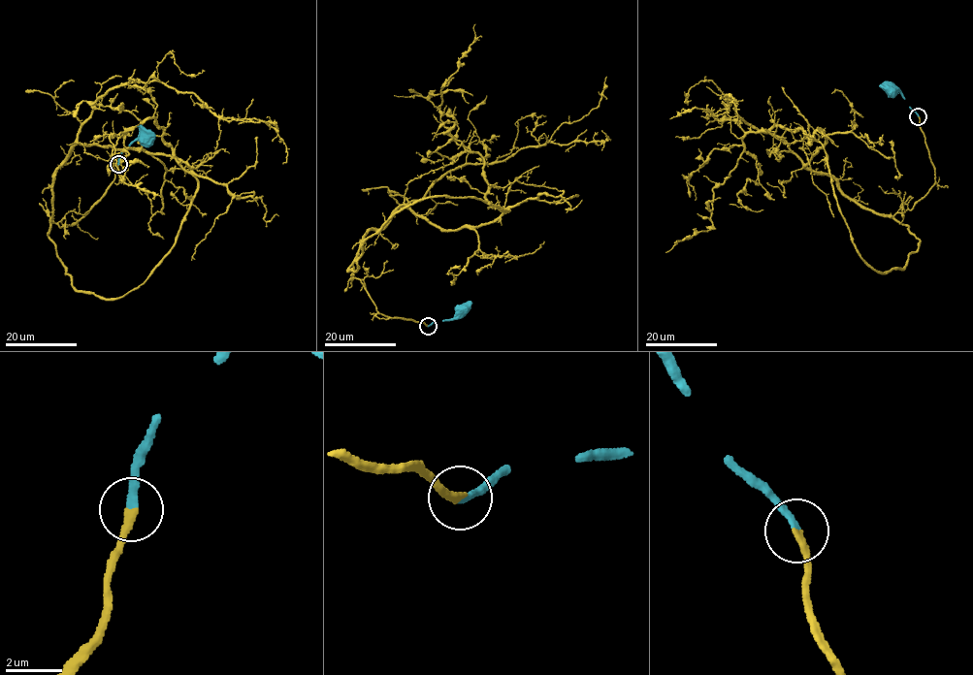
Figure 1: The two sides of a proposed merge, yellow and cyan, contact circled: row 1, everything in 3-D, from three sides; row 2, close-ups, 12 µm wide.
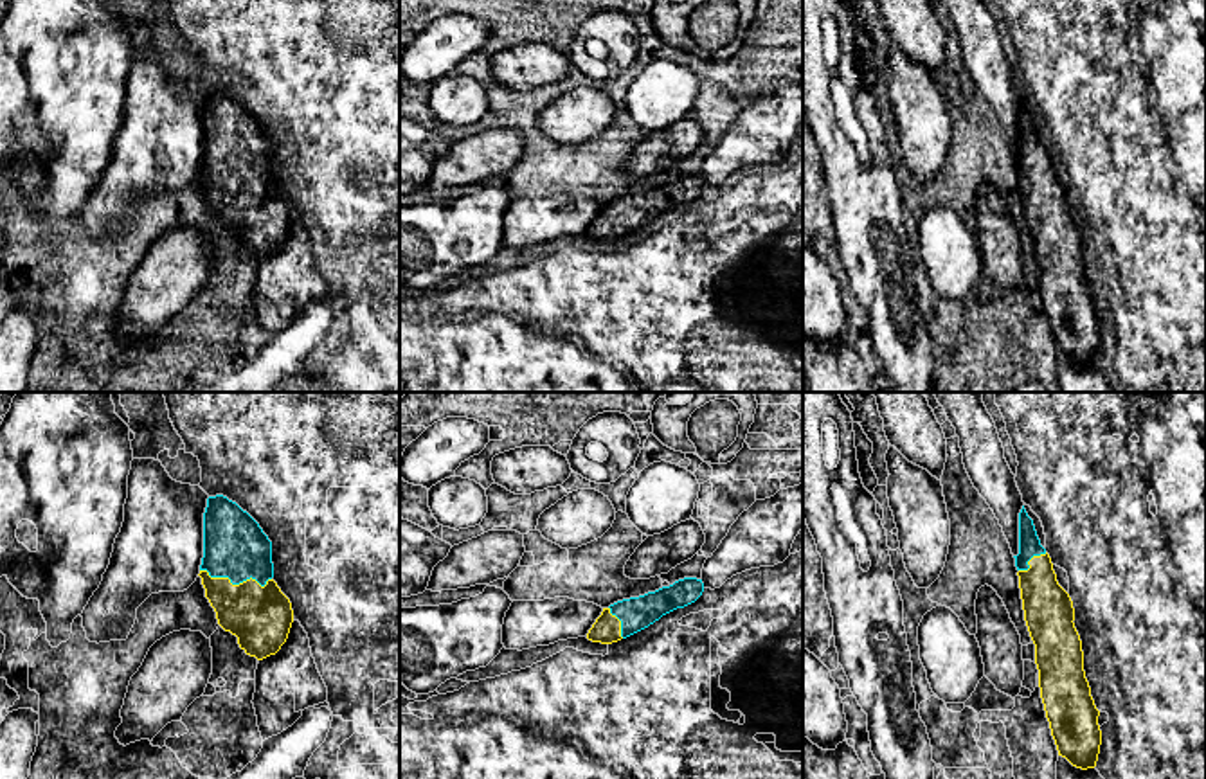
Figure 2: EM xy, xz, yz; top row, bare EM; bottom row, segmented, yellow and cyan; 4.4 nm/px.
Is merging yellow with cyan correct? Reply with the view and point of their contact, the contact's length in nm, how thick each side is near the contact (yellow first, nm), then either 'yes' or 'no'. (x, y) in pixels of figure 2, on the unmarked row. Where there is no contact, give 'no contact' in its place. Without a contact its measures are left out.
contact xy (236, 182); length 320 nm; calibres 280 and 280 nm; yes

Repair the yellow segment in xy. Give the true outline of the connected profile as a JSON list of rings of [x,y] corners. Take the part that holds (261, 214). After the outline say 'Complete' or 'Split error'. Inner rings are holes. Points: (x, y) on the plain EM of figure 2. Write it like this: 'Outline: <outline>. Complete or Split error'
Outline: [[[223,92],[207,95],[198,173],[218,221],[238,234],[247,252],[263,257],[281,246],[293,207],[272,176],[272,139],[247,108]]]. Split error

